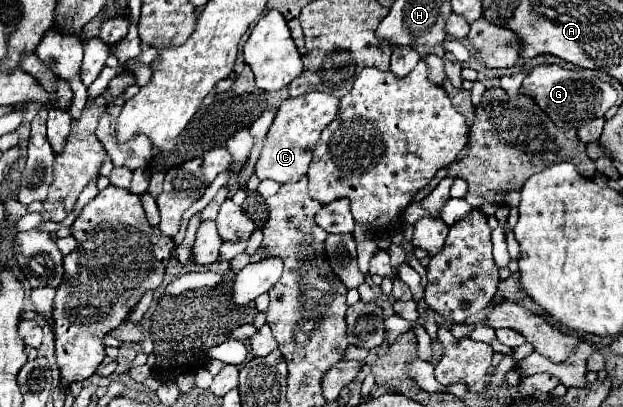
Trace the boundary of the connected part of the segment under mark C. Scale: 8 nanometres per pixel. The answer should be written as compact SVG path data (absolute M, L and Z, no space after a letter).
M313 91L295 99L285 99L279 105L277 117L263 141L261 155L255 163L255 175L259 179L273 179L277 183L295 183L301 177L305 177L321 131L325 129L327 123L331 123L337 117L337 111L339 99L321 91Z

